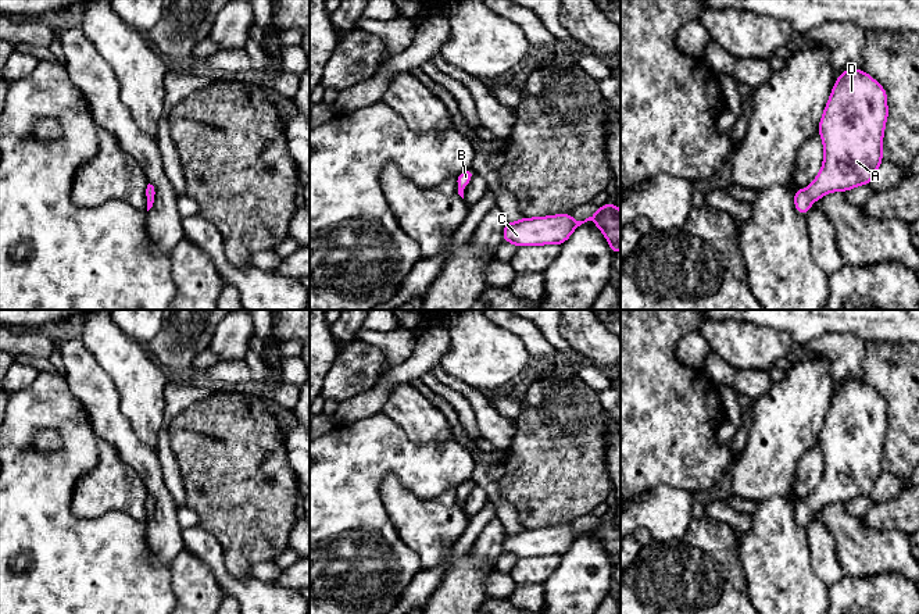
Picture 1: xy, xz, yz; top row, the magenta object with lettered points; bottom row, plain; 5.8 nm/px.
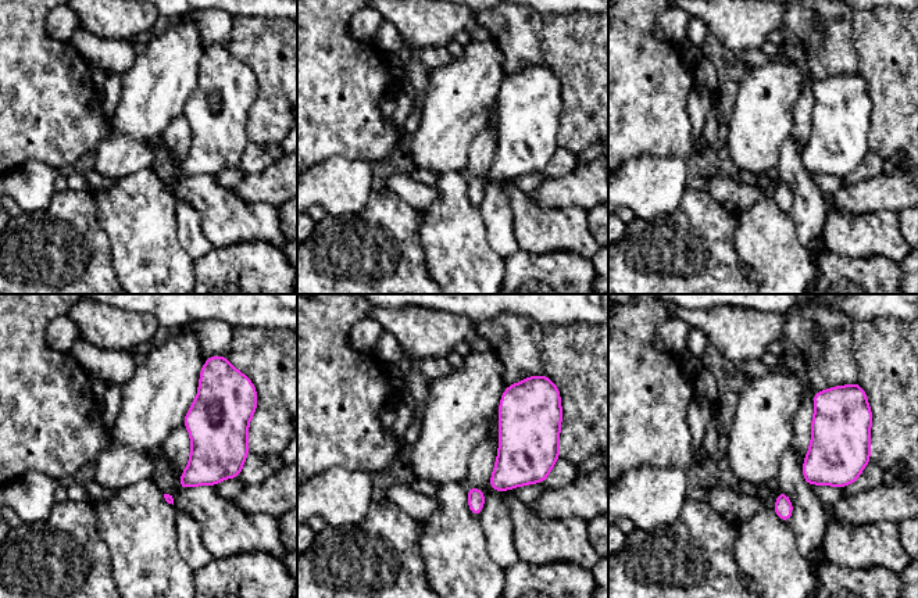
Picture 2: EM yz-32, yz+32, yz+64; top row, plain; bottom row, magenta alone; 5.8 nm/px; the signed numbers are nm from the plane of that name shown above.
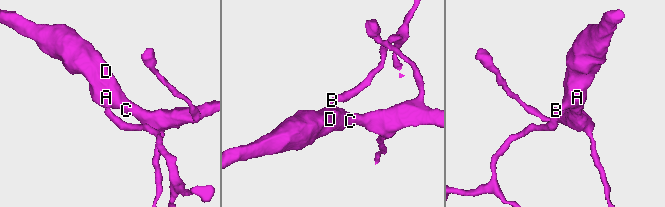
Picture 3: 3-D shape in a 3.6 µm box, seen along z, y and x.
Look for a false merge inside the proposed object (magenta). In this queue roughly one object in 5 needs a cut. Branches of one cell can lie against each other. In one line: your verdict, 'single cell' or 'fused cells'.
single cell

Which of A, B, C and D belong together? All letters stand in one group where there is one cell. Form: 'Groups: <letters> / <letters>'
Groups: A B C D

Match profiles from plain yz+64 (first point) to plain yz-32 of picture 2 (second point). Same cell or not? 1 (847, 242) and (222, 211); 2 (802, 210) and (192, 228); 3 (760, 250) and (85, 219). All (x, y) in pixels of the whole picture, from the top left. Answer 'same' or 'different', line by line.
1: same
2: same
3: different

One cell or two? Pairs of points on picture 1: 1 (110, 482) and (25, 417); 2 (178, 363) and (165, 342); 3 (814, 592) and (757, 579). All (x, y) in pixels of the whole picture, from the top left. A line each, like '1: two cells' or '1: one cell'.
1: two cells
2: one cell
3: one cell

